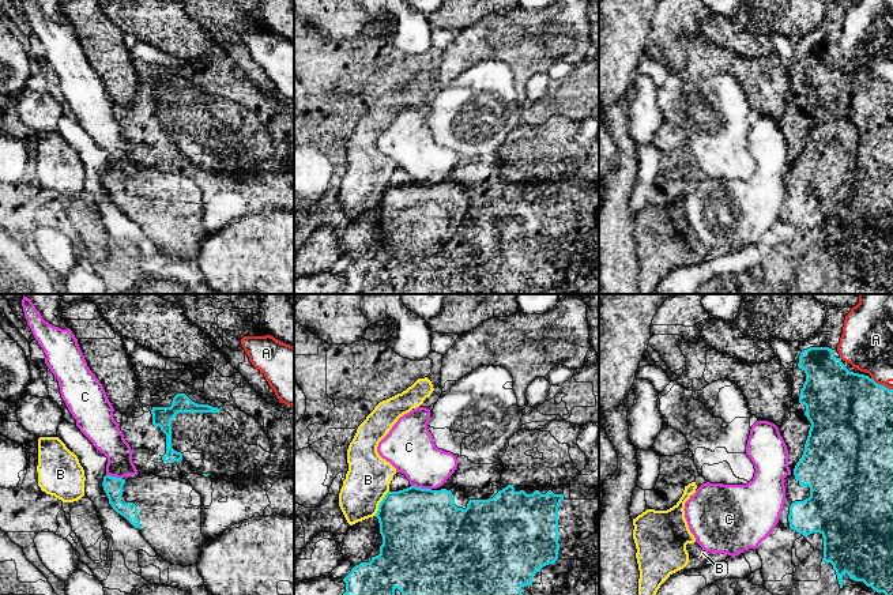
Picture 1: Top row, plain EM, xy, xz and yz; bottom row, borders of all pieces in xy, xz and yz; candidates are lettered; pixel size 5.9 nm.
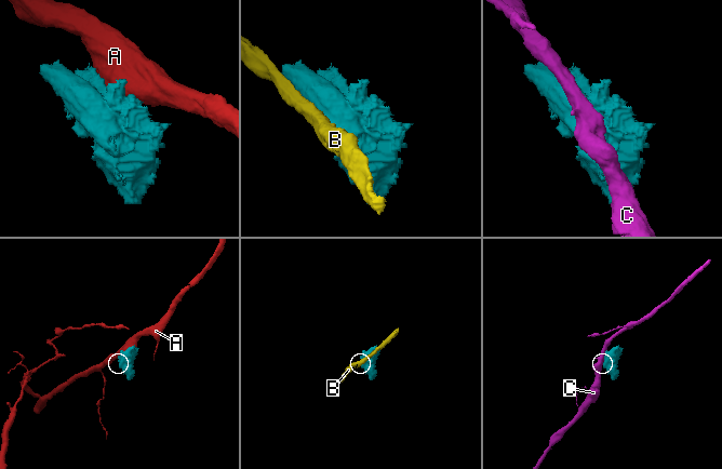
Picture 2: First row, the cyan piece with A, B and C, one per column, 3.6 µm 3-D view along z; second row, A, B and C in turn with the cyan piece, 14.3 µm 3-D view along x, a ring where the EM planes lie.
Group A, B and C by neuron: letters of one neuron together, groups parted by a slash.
A / B / C

